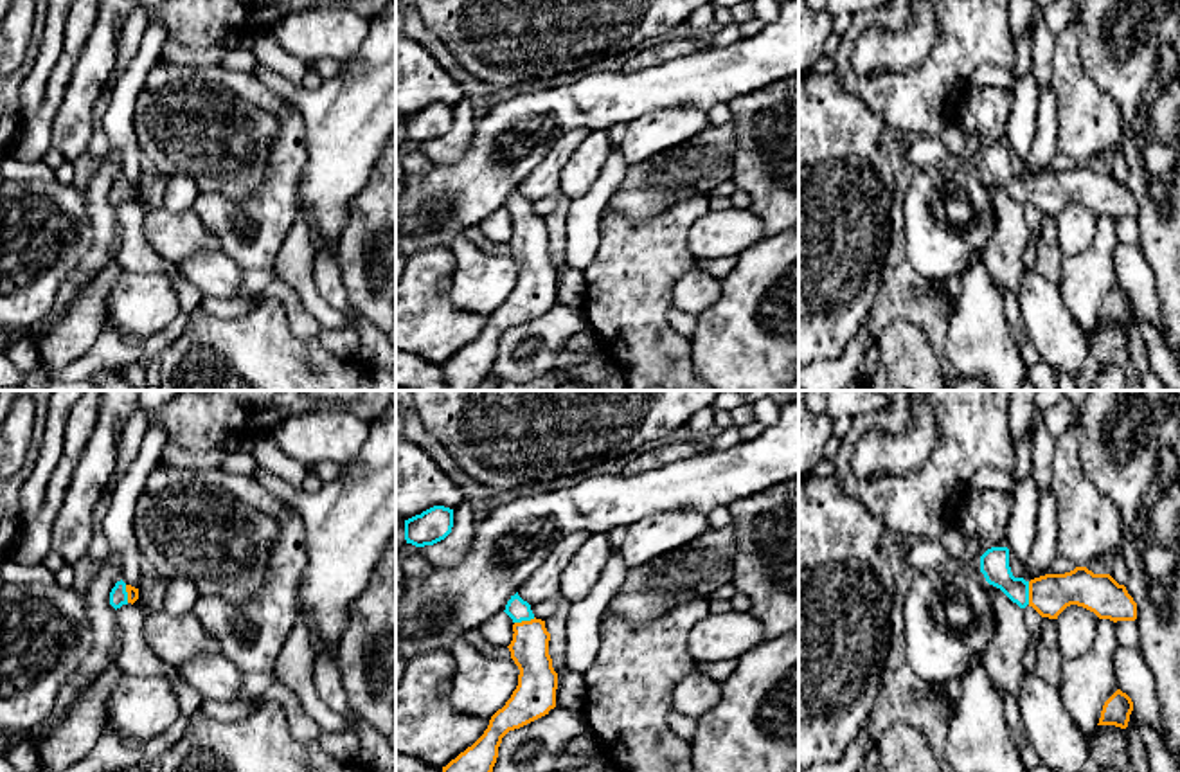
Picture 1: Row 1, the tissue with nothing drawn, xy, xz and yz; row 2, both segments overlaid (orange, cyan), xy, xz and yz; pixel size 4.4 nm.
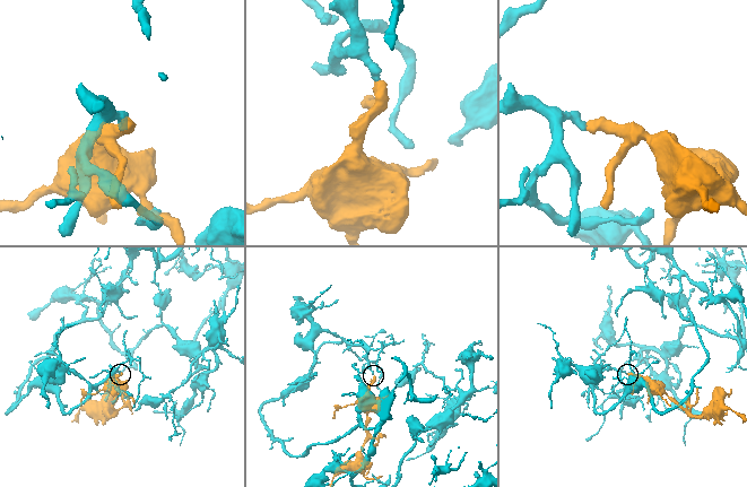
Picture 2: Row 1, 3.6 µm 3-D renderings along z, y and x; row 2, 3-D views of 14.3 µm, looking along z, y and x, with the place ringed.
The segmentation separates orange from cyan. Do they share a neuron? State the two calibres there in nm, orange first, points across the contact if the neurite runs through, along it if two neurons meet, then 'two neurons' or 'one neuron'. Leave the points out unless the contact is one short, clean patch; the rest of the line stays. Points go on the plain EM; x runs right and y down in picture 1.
calibres 180 and 130 nm; way yz (1049, 191), (1029, 189), (1020, 189), (995, 164); one neuron

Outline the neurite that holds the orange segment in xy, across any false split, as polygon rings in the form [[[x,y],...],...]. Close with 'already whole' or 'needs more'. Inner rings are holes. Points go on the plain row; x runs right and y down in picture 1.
[[[122,176],[115,180],[110,189],[110,202],[117,207],[122,202],[135,200],[139,196],[139,185],[126,182]]] | needs more

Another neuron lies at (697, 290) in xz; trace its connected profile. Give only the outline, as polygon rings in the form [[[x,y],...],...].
[[[694,266],[673,286],[673,306],[698,317],[718,301],[721,292],[723,279]]]

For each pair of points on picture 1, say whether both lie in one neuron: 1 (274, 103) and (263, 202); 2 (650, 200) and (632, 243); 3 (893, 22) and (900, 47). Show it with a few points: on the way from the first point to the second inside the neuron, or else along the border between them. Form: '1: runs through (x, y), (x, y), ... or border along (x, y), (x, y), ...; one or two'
1: runs through (286, 128), (283, 177); one
2: border along (682, 202), (641, 220), (626, 220), (605, 211); two
3: border along (912, 18), (902, 29), (871, 27), (855, 45); two

